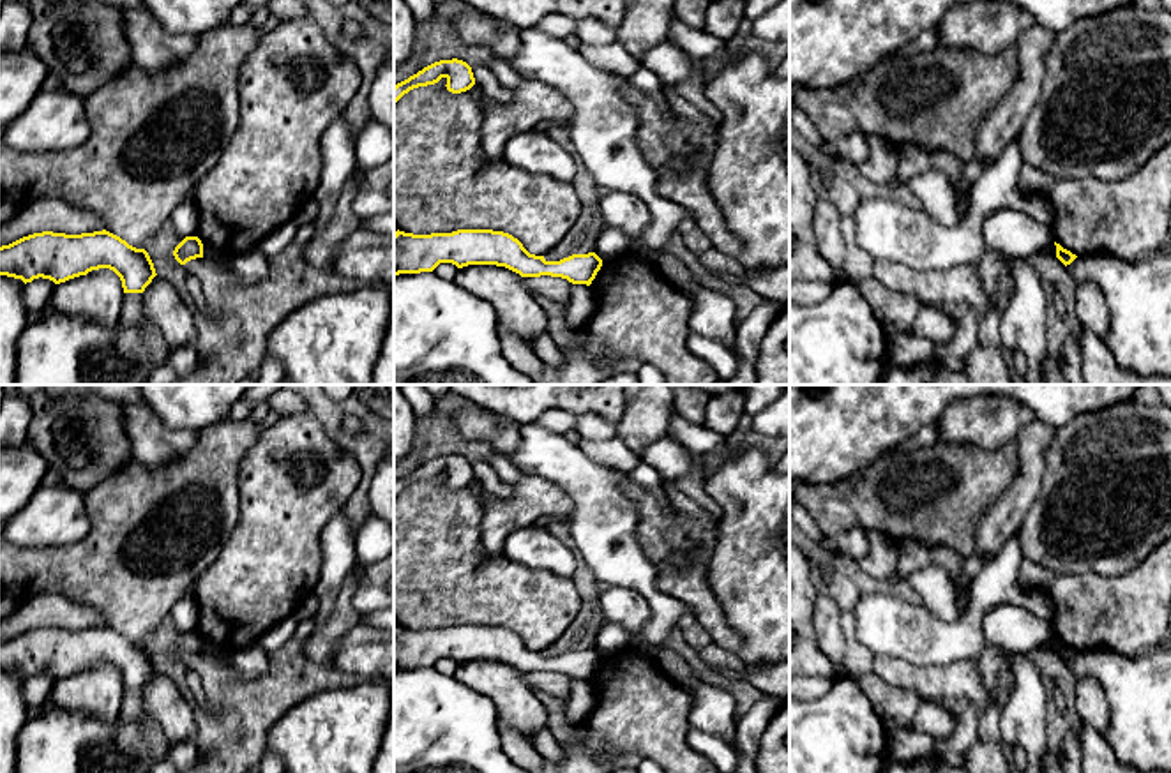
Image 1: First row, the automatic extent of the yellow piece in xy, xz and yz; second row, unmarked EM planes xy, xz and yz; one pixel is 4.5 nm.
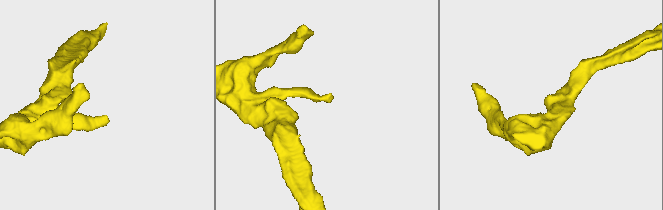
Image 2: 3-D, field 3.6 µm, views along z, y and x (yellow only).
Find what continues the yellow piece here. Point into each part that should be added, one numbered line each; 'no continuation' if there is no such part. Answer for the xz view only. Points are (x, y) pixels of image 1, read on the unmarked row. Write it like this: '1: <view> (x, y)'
no continuation

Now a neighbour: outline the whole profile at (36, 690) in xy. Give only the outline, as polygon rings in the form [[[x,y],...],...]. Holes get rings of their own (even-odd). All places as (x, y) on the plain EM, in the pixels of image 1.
[[[42,672],[26,678],[23,683],[23,697],[26,708],[32,709],[39,706],[48,706],[49,692],[55,681],[57,679],[53,676]]]

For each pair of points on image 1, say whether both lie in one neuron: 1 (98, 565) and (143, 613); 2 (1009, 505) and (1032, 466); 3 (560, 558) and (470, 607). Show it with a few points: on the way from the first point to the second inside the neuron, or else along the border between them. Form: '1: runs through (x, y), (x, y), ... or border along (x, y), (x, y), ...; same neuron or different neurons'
1: runs through (106, 576), (131, 600); same neuron
2: runs through (1018, 496), (1028, 475); same neuron
3: border along (504, 555), (527, 567), (546, 569), (571, 579); different neurons

